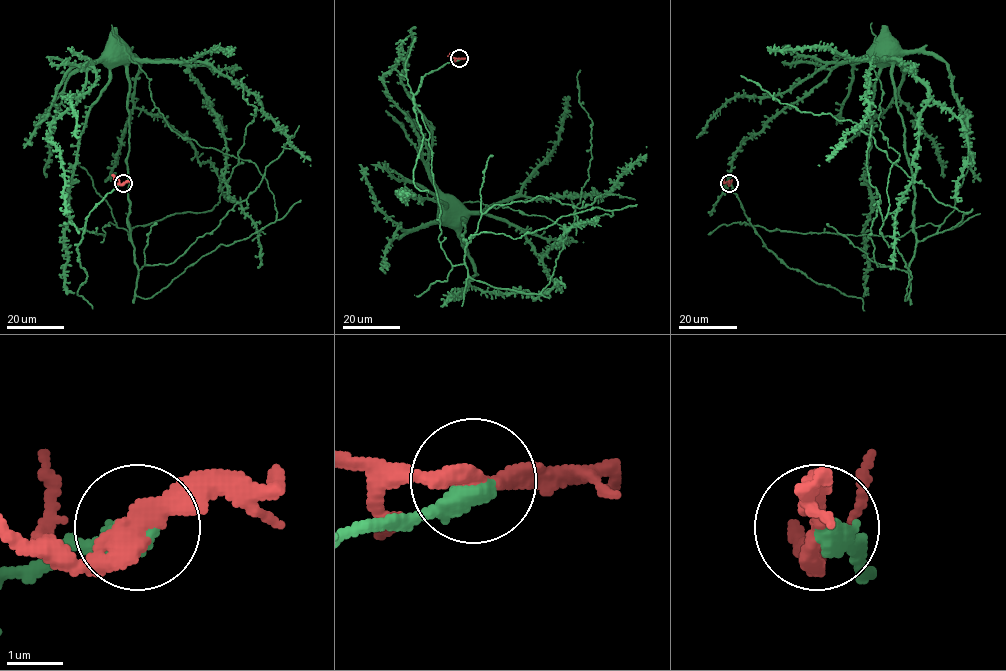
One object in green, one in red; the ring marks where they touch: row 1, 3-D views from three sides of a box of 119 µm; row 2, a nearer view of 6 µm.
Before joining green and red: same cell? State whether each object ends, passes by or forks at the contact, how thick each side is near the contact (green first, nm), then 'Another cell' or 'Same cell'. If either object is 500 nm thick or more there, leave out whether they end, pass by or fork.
At the ring green ends. At the ring red passes by. Thickness 480 nm (green) against 360 nm. Another cell

